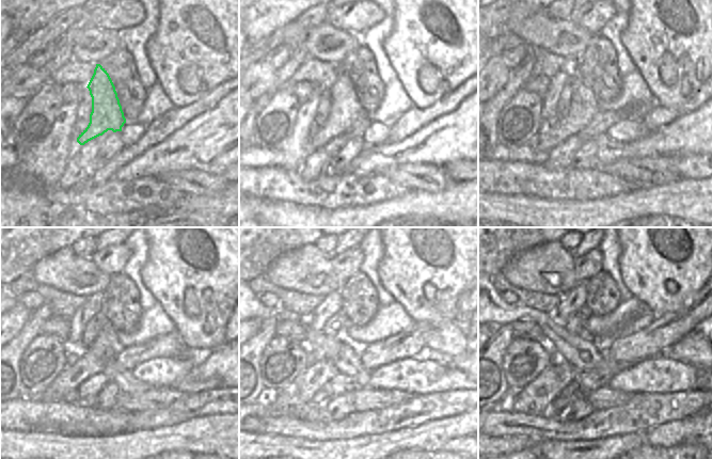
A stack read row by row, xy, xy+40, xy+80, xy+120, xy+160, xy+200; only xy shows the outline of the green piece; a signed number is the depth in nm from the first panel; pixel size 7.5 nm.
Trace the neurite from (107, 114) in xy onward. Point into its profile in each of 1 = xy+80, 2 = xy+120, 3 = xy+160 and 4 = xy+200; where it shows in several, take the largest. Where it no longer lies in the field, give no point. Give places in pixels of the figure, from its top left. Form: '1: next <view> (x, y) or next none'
1: next xy+80 (583, 106)
2: next xy+120 (106, 347)
3: next xy+160 (302, 390)
4: next xy+200 (536, 398)

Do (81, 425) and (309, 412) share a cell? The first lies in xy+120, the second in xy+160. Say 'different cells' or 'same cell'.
same cell

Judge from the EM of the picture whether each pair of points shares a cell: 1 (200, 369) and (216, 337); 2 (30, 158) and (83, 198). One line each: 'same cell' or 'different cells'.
1: different cells
2: different cells

